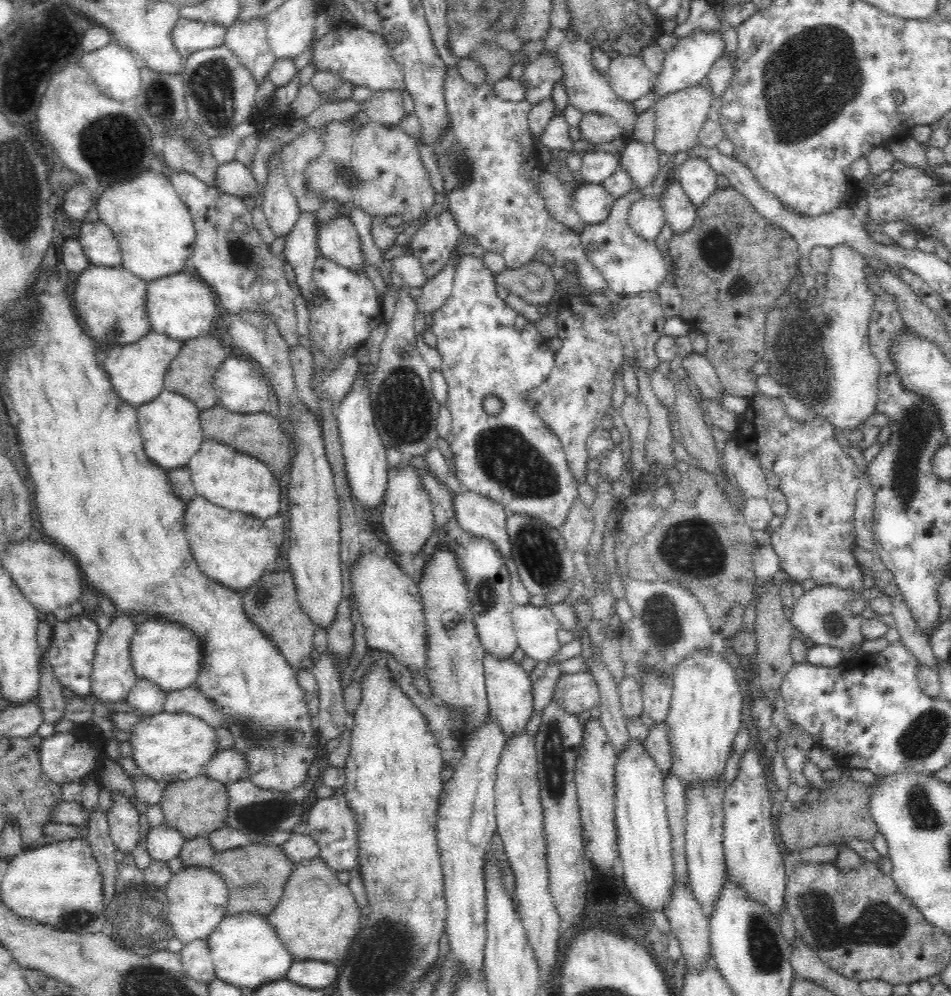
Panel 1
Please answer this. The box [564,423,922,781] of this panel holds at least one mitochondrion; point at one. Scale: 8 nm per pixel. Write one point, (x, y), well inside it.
(689, 549)

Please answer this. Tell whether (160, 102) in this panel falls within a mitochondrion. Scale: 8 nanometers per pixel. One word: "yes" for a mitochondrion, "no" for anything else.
yes

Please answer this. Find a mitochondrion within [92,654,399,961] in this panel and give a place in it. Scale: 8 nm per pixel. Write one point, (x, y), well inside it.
(134, 914)

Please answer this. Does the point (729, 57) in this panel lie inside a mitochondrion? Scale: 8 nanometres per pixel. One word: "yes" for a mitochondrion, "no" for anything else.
no

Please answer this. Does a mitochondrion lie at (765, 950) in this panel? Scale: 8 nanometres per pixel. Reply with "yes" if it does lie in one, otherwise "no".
yes

